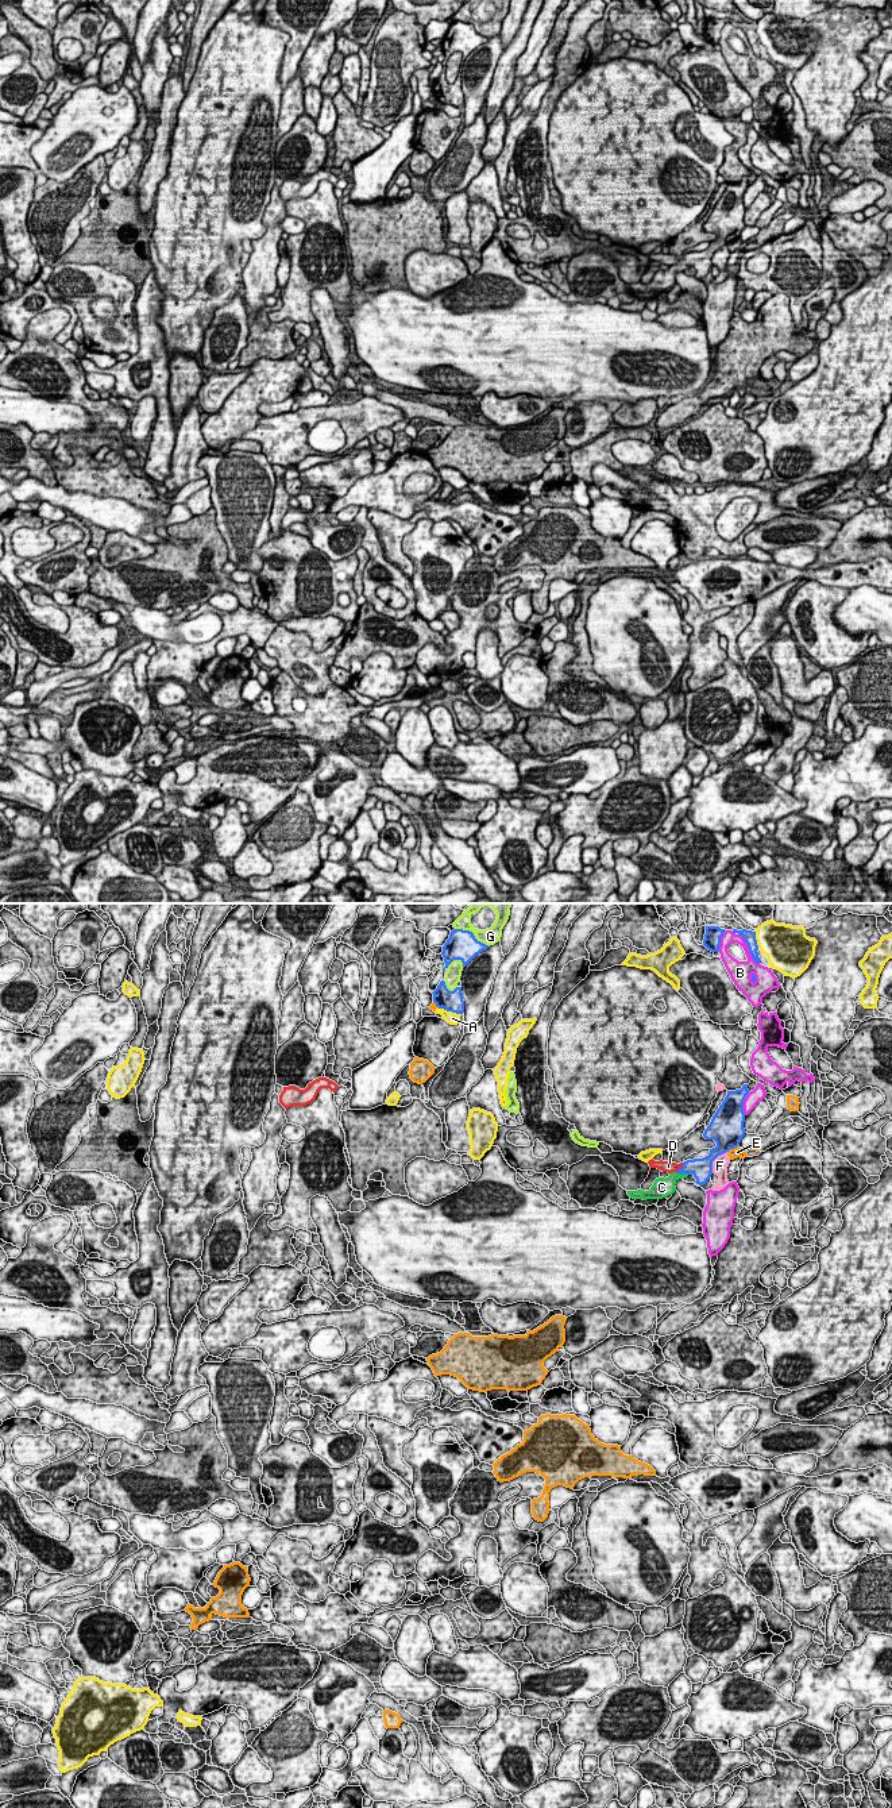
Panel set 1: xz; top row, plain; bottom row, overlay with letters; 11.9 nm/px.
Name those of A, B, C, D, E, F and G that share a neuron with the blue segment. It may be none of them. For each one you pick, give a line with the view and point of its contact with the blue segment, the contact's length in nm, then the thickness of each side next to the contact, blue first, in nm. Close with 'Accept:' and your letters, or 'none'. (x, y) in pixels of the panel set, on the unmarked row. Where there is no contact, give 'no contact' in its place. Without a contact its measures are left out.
C: xz (684, 265) | 220 nm | 260/160 nm
Accept: C

